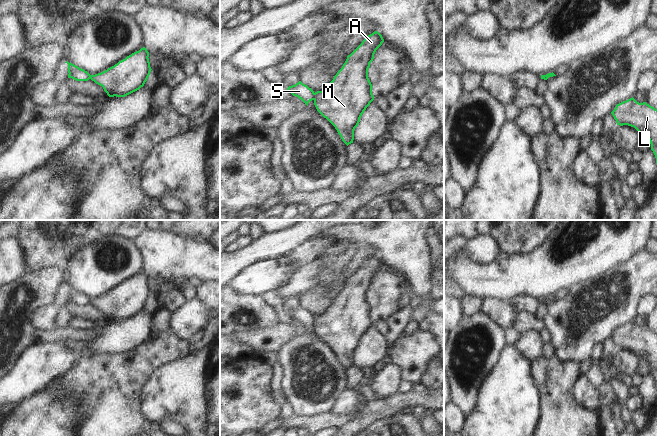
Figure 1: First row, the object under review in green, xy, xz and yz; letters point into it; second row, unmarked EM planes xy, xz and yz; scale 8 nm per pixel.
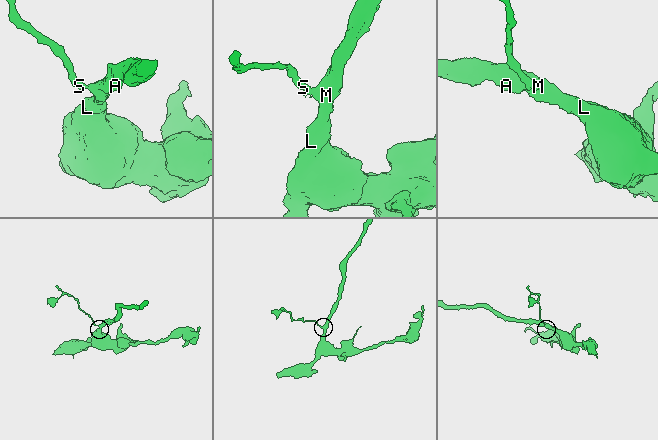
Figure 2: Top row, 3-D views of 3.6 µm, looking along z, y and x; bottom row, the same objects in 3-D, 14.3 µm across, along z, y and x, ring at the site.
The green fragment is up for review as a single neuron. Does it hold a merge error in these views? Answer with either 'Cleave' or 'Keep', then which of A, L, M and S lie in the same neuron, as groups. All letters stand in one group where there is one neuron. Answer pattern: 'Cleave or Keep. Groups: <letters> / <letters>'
Cleave. Groups: A L M / S

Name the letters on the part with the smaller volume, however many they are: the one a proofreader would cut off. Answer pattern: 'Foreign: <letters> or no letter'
Foreign: S

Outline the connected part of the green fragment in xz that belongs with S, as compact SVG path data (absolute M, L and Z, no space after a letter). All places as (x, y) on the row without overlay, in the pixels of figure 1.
M301 305L295 309L289 310L287 314L293 319L301 323L307 330L308 327L314 324L314 315Z

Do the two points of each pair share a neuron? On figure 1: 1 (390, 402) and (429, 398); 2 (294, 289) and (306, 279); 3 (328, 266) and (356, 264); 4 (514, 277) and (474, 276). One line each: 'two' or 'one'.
1: one
2: one
3: two
4: one

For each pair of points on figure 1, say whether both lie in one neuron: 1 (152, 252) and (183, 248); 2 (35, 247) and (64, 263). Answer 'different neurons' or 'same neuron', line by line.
1: same neuron
2: same neuron

